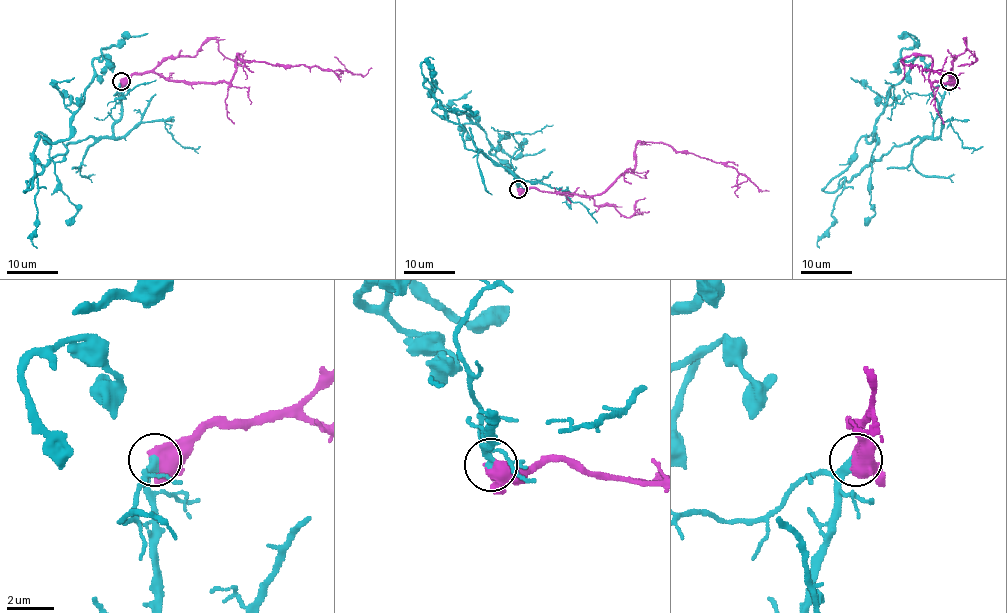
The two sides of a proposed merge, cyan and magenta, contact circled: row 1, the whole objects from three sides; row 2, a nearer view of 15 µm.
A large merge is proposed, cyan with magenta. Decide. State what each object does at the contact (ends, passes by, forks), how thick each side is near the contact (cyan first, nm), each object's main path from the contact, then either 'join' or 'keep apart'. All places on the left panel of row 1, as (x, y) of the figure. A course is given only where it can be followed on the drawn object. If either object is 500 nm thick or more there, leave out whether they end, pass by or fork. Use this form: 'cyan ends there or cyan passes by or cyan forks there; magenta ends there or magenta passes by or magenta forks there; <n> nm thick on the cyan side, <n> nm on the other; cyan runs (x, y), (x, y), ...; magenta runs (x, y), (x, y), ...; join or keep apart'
360 nm thick on the cyan side, 550 nm on the other; cyan runs (121, 82), (113, 135), (71, 141), (49, 159), (49, 141), (35, 135), (65, 140), (93, 61), (148, 33); magenta runs (121, 82), (144, 71), (175, 81), (229, 82), (238, 55), (242, 60), (349, 70), (365, 75), (371, 68); join

